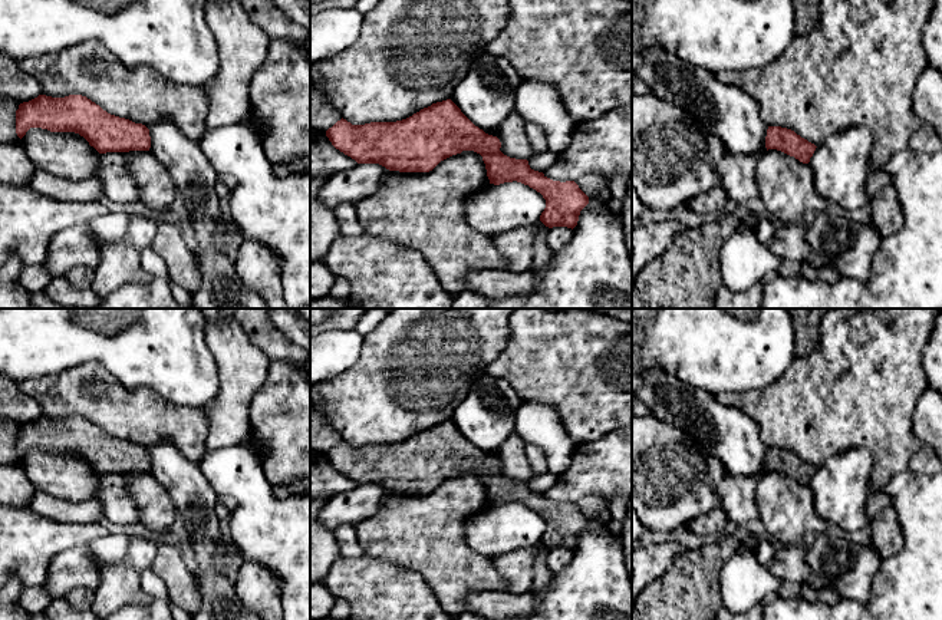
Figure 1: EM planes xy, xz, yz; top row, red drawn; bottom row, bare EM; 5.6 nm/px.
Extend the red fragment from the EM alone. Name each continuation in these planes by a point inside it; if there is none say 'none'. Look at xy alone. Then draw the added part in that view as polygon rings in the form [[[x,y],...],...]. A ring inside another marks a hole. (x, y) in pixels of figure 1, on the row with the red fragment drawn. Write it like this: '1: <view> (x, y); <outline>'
none

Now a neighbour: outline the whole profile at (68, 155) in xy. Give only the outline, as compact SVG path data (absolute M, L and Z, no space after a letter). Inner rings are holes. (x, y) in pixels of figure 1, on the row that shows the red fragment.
M30 128L20 139L36 171L69 181L95 177L99 152L75 132L50 132Z

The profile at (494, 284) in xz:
M472 270L467 274L464 290L478 293L488 300L523 297L534 290L537 280L534 271L518 274L505 270Z

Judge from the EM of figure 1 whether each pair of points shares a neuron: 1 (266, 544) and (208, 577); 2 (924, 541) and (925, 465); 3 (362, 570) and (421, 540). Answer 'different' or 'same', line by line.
1: different
2: different
3: different

